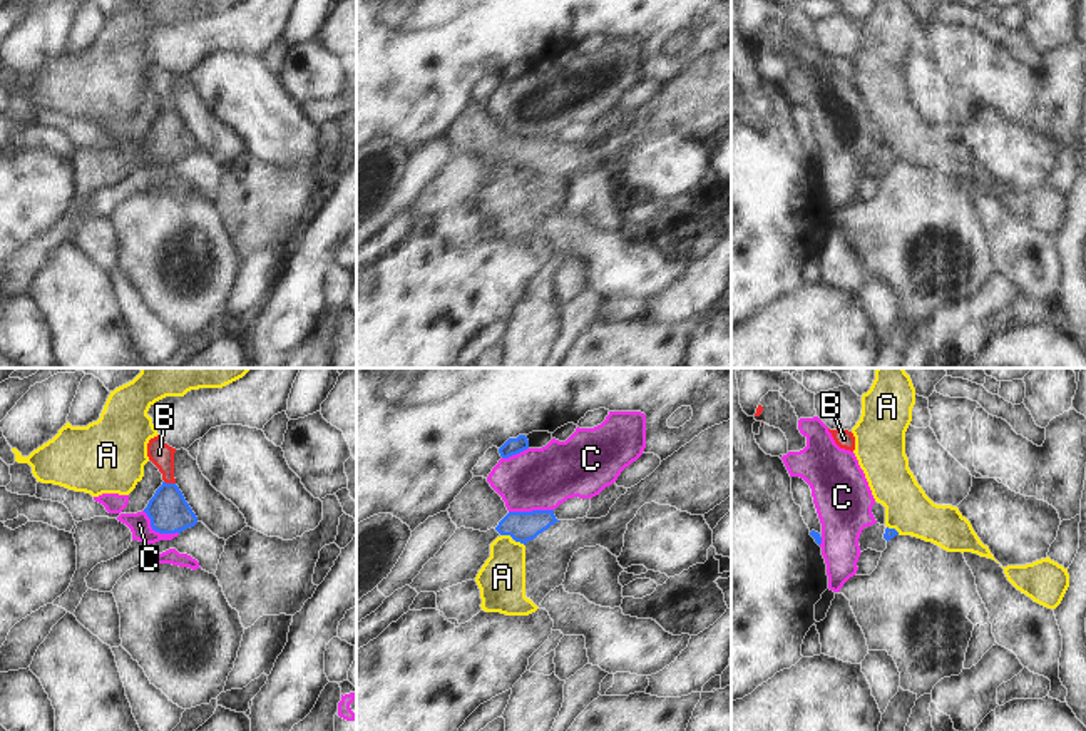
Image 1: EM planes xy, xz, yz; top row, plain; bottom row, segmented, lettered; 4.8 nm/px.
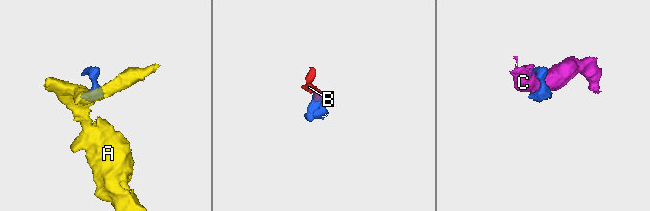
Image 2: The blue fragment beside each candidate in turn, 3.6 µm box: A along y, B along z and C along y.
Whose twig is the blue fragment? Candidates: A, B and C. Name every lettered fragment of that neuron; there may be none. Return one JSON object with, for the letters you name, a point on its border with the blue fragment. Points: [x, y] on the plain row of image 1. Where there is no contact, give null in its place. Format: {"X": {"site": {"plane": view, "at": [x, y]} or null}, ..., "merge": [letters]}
{"merge": []}

